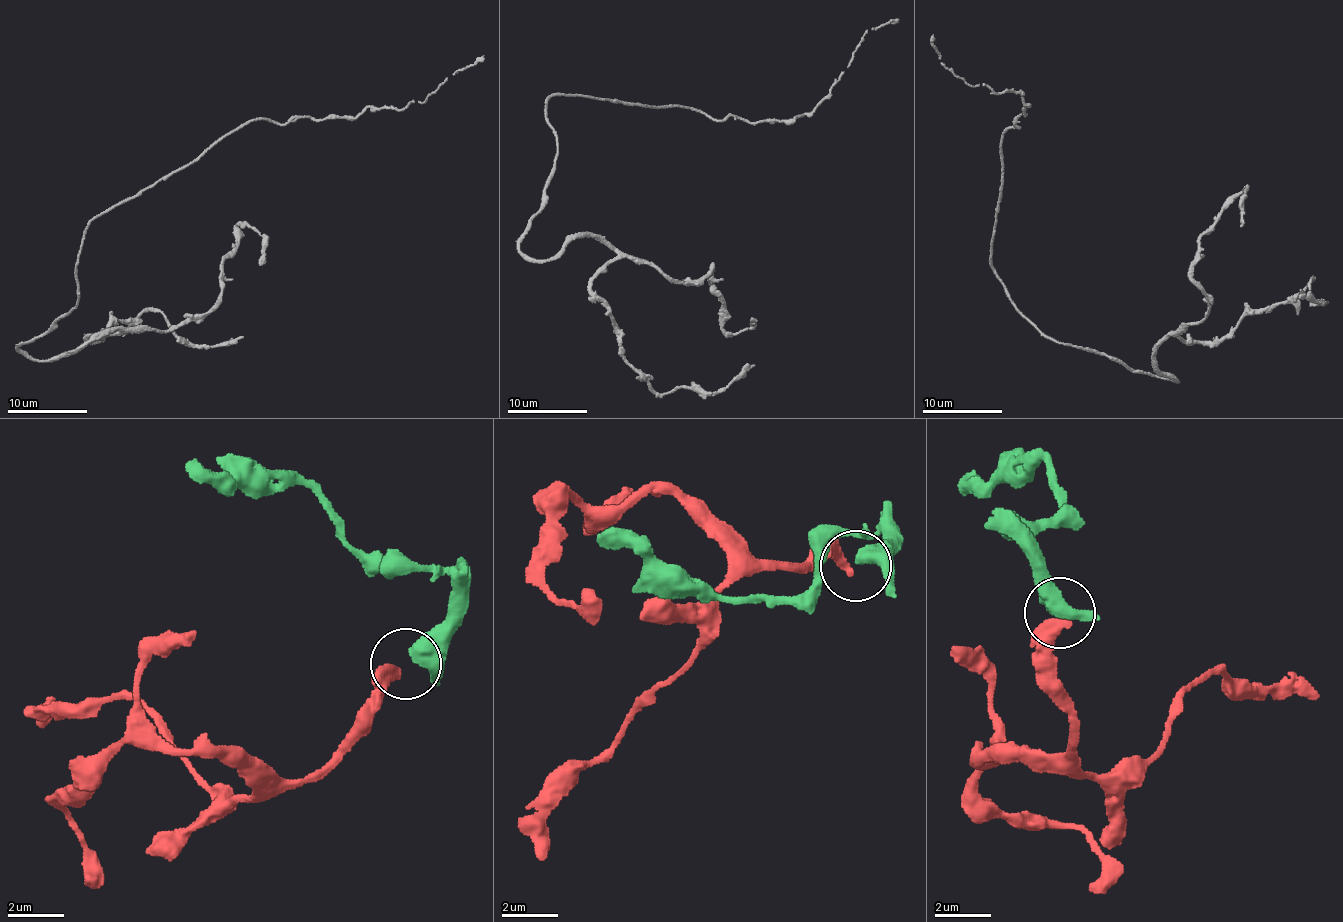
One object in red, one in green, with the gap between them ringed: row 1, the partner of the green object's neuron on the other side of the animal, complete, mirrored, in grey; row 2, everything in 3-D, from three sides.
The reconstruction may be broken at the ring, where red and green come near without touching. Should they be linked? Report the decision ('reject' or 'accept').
reject

